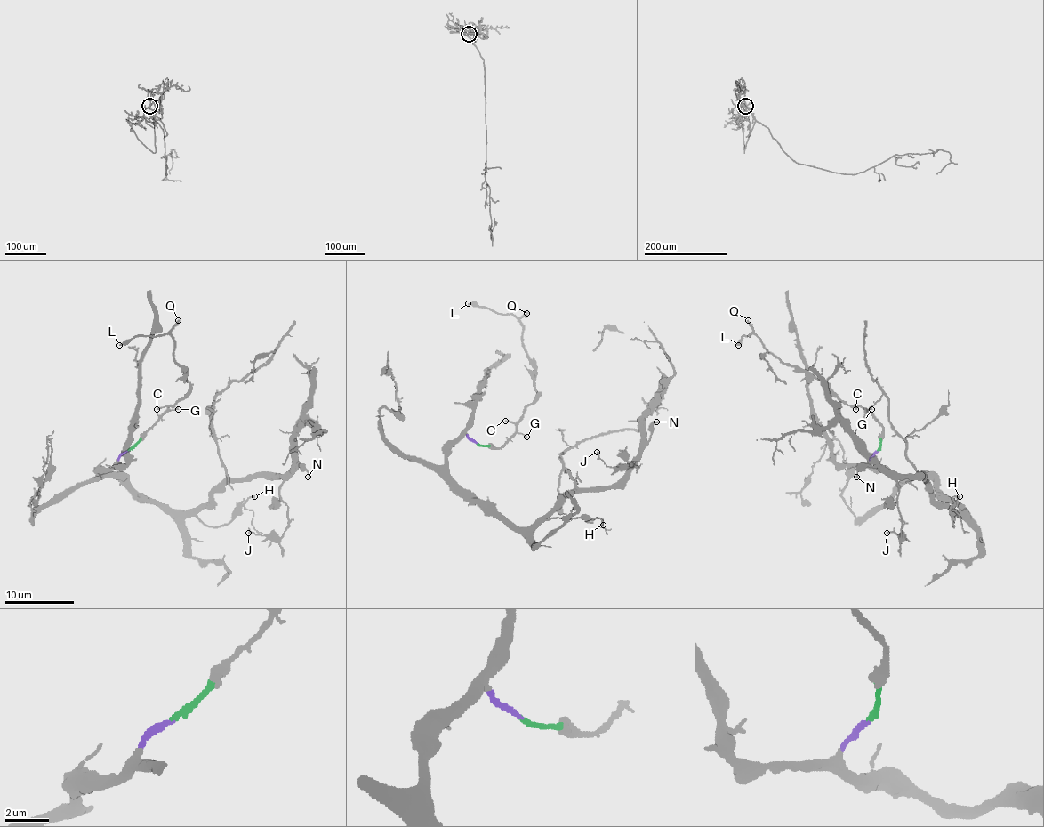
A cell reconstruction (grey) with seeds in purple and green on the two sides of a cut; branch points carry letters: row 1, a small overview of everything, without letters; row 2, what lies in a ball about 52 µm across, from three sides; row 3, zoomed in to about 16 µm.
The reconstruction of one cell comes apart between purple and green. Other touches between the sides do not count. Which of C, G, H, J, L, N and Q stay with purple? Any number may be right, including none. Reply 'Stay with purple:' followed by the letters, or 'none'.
Stay with purple: H, J, N

